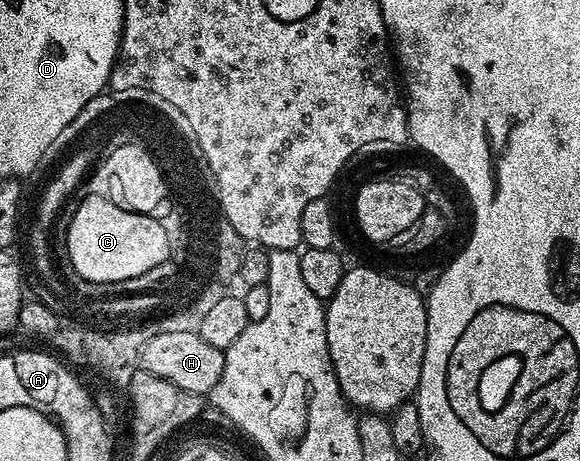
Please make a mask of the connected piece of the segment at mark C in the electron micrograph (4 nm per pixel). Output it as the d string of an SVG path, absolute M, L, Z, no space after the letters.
M91 194L80 203L68 226L65 249L77 275L88 285L120 282L144 274L158 263L163 263L170 254L167 239L167 224L140 212L121 210L105 198Z

